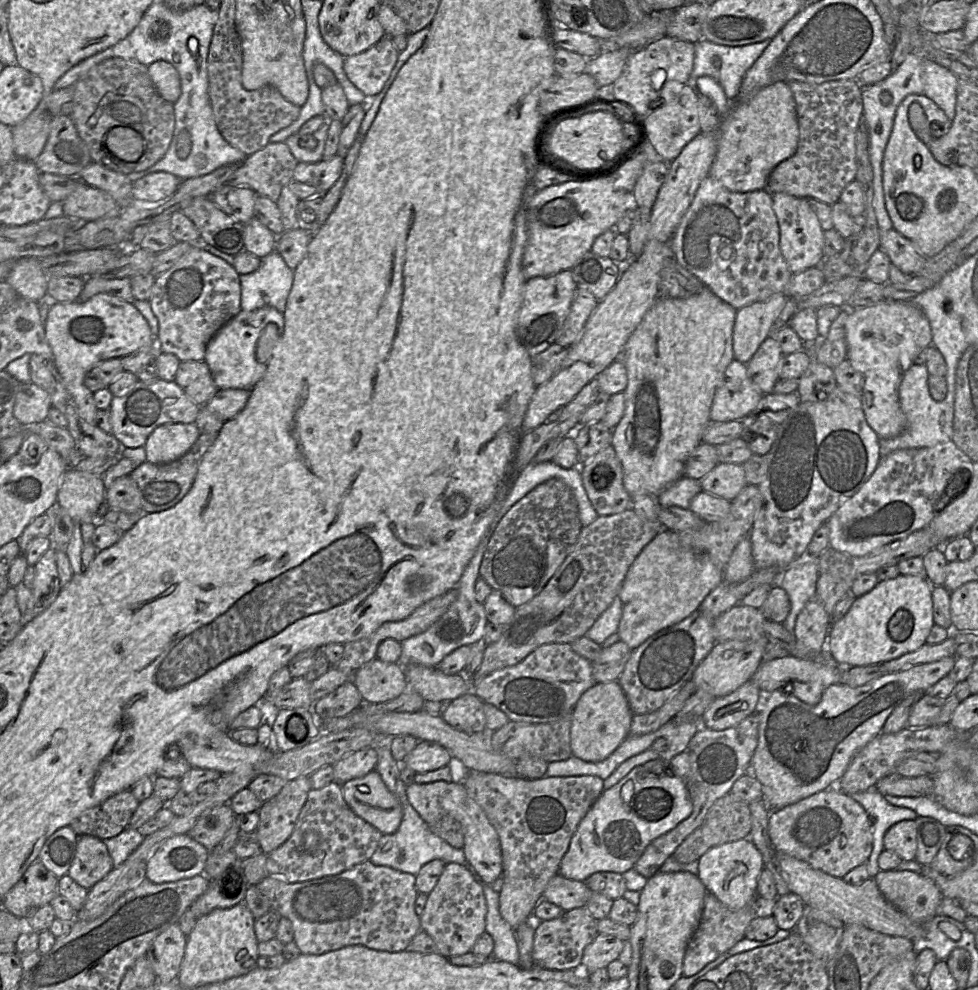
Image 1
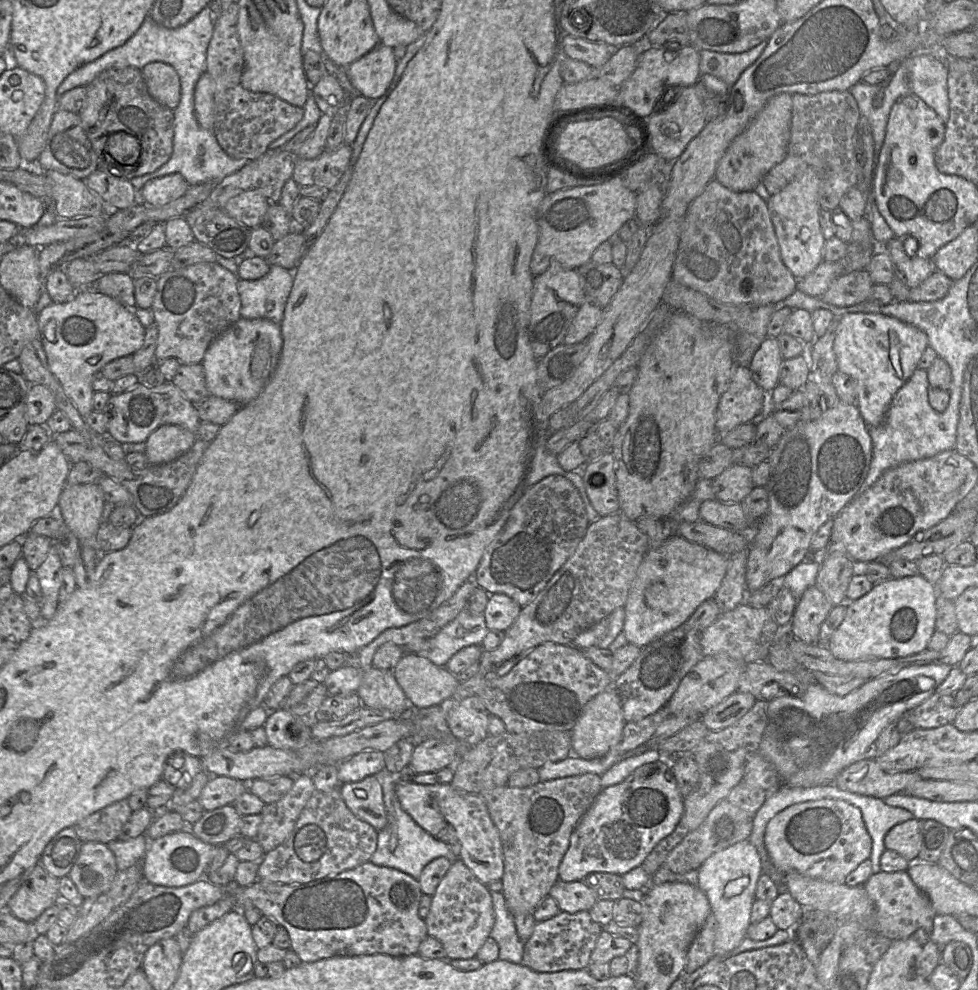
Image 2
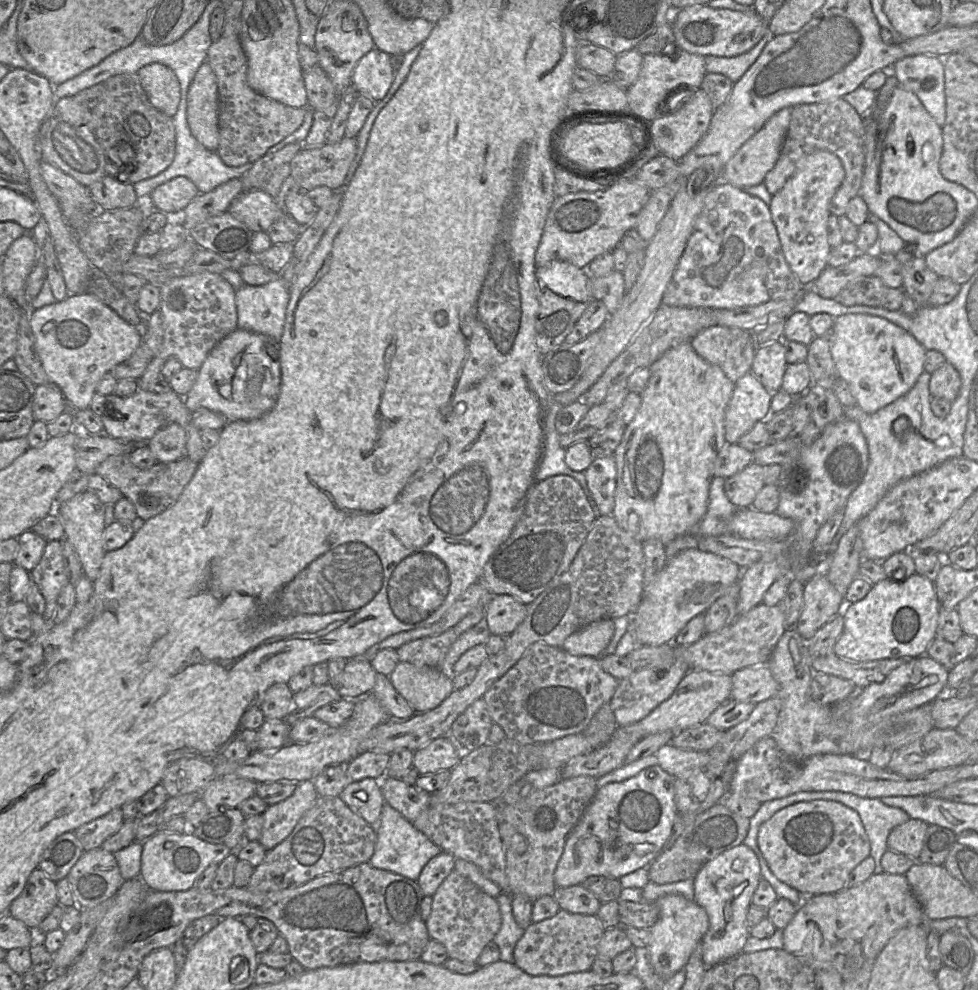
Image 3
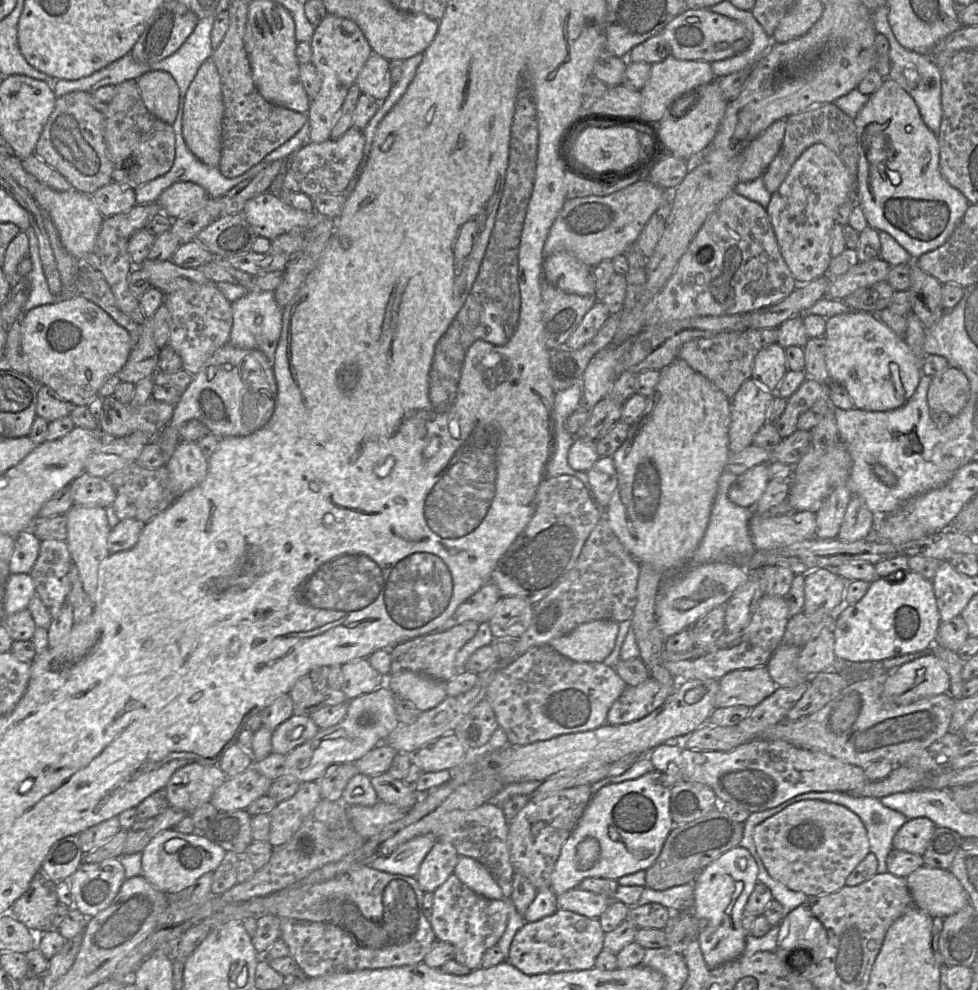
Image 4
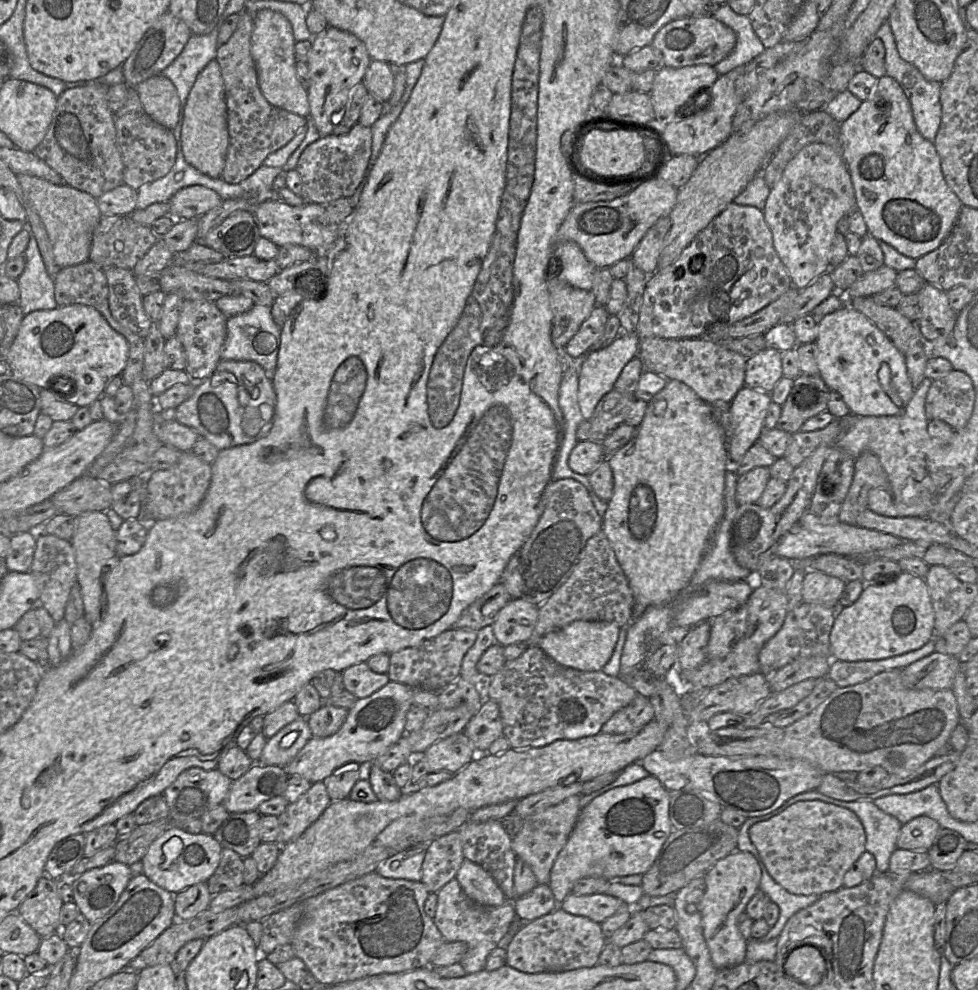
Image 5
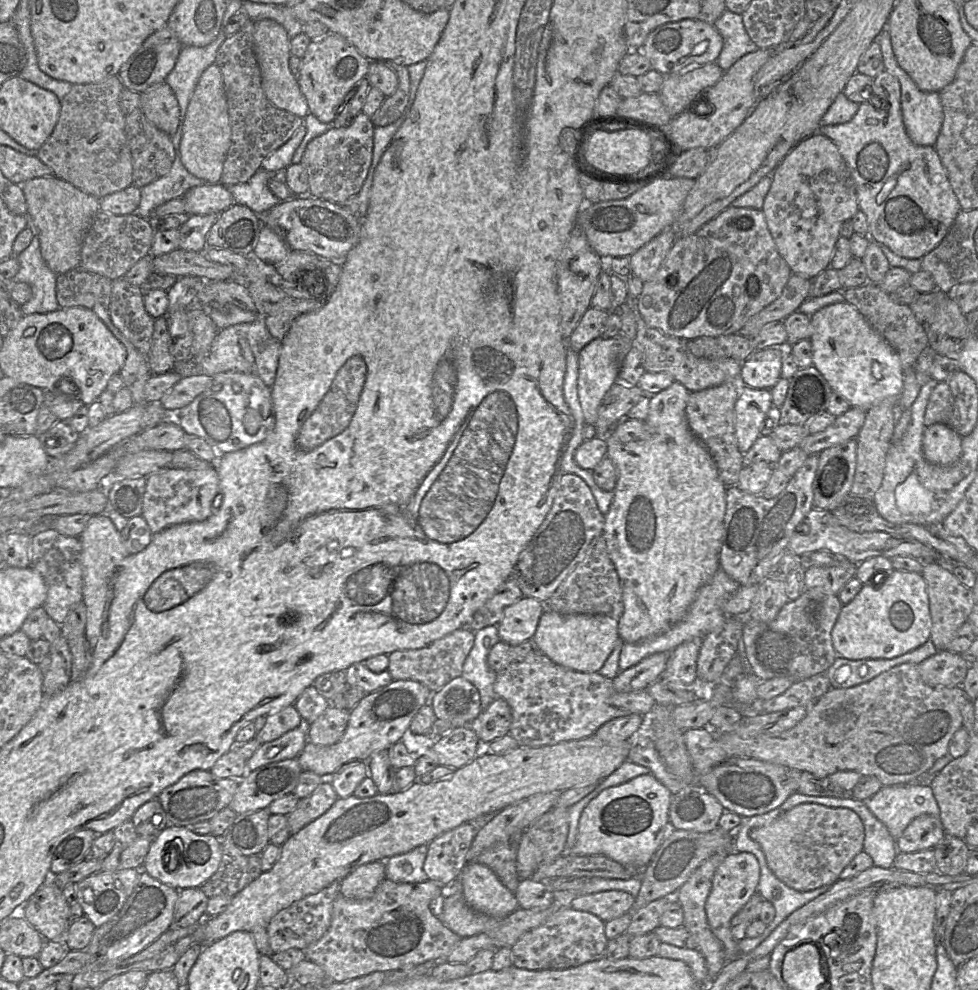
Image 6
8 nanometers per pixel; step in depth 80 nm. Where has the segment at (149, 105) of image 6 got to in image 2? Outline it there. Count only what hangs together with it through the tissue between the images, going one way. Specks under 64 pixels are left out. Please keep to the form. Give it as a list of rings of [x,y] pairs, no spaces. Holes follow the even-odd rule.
[[[150,62],[141,73],[149,94],[161,105],[174,110],[181,98],[177,72],[164,62]]]

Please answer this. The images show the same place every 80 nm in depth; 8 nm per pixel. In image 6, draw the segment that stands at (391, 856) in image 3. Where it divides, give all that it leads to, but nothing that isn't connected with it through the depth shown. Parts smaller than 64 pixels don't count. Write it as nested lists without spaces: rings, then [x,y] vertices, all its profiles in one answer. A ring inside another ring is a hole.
[[[421,845],[413,850],[387,859],[385,864],[386,879],[395,883],[422,883],[428,880],[423,870],[428,845]]]

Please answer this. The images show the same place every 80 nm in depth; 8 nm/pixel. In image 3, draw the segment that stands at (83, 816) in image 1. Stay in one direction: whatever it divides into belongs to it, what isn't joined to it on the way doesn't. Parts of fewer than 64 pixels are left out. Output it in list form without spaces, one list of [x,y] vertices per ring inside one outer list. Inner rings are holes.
[[[116,808],[82,825],[74,833],[81,842],[83,850],[89,851],[101,847],[106,839],[119,831],[123,823],[122,809]]]

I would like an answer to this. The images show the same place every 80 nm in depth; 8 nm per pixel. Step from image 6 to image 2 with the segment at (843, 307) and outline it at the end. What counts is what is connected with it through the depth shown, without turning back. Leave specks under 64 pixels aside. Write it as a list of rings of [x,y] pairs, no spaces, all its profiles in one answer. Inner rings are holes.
[[[859,312],[839,318],[834,341],[838,371],[856,381],[857,407],[868,427],[883,422],[892,399],[918,368],[928,346],[924,331],[891,316]]]

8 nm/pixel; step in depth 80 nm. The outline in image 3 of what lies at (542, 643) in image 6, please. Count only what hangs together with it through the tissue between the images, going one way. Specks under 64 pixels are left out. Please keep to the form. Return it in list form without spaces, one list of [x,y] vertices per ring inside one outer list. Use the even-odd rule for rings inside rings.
[[[612,619],[594,621],[567,637],[562,648],[571,655],[600,658],[614,632]]]

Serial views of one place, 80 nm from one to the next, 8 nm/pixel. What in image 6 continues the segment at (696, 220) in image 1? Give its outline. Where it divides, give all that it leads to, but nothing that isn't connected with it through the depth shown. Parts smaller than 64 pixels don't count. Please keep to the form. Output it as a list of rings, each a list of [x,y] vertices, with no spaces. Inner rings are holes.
[[[729,206],[694,234],[676,239],[658,271],[649,280],[643,283],[642,292],[637,298],[637,307],[647,326],[658,329],[669,336],[692,340],[699,337],[717,337],[721,335],[736,334],[739,333],[741,328],[750,318],[774,302],[781,295],[791,275],[792,271],[780,255],[768,229],[763,211],[752,208]]]

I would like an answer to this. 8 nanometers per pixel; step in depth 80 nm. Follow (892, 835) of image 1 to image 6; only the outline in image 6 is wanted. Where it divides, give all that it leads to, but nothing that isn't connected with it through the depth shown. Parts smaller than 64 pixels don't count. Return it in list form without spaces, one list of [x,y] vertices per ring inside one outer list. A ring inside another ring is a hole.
[[[920,815],[913,819],[896,840],[898,852],[913,853],[933,849],[945,835],[938,817]]]

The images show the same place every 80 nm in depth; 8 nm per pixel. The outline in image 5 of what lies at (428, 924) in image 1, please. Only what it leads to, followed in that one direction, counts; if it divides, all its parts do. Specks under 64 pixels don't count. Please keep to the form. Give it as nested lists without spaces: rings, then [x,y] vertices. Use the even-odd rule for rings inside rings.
[[[456,878],[449,881],[436,894],[438,901],[433,921],[446,942],[462,941],[467,944],[468,950],[462,960],[459,961],[465,969],[466,974],[476,973],[485,969],[488,955],[497,946],[503,944],[503,938],[515,920],[516,912],[512,902],[508,901],[502,906],[485,906],[476,903],[465,894]]]

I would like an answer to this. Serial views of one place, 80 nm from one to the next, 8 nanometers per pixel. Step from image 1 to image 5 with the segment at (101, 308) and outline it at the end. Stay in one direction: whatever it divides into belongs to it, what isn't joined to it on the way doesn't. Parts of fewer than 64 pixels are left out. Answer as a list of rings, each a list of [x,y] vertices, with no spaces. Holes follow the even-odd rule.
[[[73,304],[58,306],[53,310],[38,310],[26,315],[5,362],[10,372],[25,381],[37,385],[40,389],[53,388],[65,401],[85,407],[104,395],[111,379],[122,376],[129,358],[129,350],[126,338],[115,331],[96,308]]]

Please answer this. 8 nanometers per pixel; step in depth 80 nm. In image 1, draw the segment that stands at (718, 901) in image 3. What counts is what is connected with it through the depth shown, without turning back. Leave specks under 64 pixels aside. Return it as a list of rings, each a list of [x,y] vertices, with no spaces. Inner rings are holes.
[[[741,839],[710,848],[698,860],[698,877],[707,892],[731,910],[739,910],[757,896],[758,878],[764,868],[760,851],[750,839]]]

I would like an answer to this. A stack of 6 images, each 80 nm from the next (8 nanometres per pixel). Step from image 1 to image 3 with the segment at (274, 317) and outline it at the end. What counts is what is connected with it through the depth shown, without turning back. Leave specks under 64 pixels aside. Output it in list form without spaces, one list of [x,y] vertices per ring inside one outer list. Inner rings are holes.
[[[237,328],[211,350],[198,369],[196,382],[184,397],[184,403],[191,412],[206,408],[221,414],[227,421],[251,421],[262,417],[274,407],[279,389],[279,343],[269,336]]]

